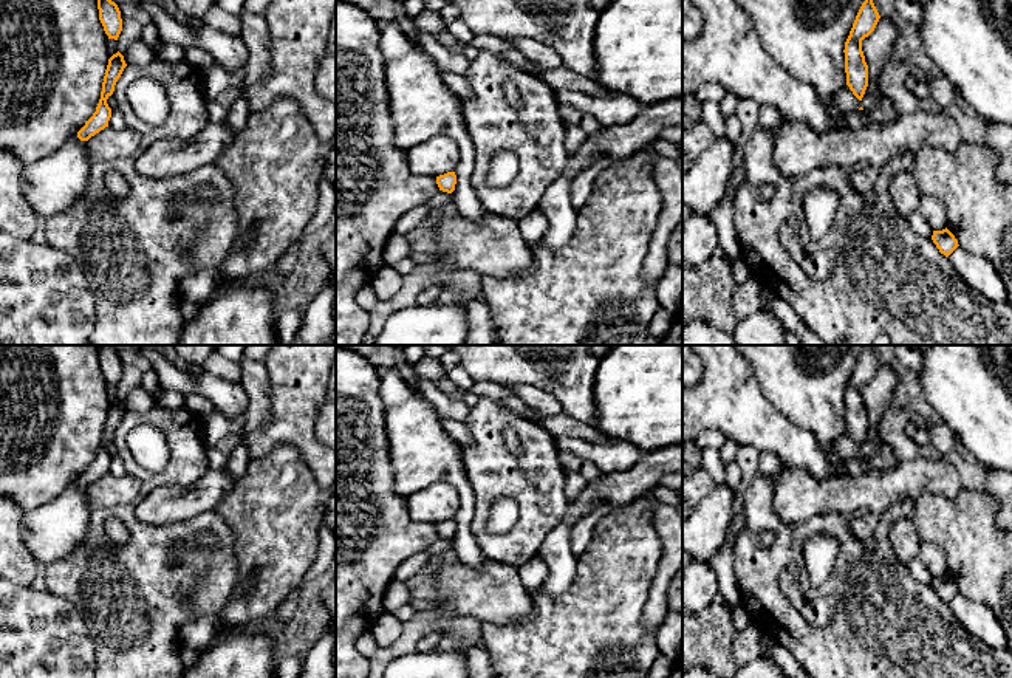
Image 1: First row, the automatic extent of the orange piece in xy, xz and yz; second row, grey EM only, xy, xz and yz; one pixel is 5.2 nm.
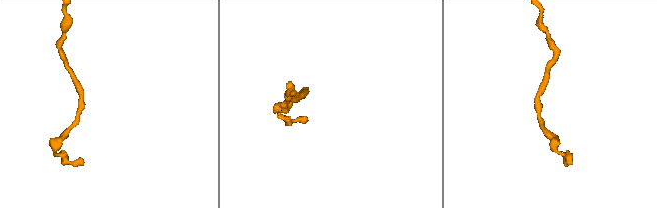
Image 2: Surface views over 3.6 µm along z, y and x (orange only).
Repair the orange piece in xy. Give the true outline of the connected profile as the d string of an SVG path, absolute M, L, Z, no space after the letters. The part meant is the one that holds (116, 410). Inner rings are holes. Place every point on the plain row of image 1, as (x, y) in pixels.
M119 398L108 406L108 412L102 429L101 446L96 454L96 458L77 478L77 485L80 488L88 488L91 483L108 474L108 467L111 464L111 455L108 454L107 446L113 441L115 432L125 413L127 410Z

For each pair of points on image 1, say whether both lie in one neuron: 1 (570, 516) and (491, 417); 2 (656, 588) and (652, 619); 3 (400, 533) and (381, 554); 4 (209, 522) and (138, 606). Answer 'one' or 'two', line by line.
1: two
2: one
3: one
4: one

